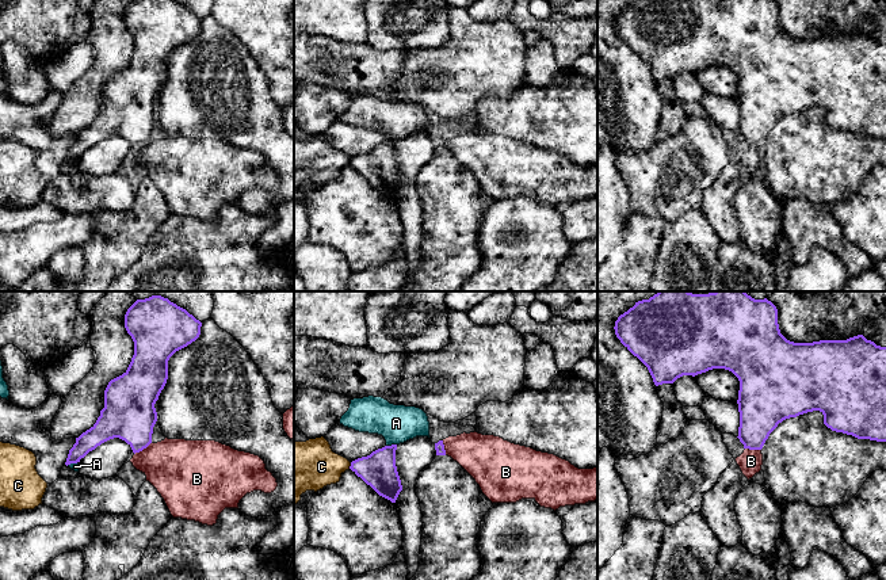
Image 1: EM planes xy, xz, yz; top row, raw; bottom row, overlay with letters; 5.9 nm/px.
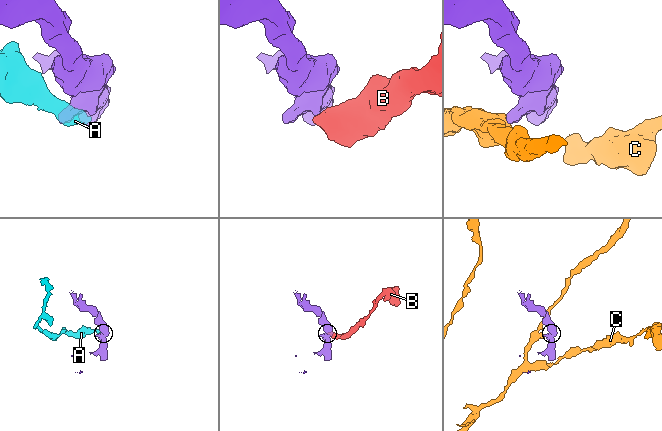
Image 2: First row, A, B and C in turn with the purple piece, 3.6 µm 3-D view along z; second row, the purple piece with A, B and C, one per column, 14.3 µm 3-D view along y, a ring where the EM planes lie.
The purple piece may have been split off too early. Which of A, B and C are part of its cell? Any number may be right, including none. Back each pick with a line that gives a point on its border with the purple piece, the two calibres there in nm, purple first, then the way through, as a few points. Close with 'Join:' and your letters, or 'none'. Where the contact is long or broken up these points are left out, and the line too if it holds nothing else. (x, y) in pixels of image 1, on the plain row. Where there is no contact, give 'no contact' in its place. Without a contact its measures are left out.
Join: none

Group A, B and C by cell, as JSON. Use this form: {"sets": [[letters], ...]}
{"sets": [["A", "B"], ["C"]]}

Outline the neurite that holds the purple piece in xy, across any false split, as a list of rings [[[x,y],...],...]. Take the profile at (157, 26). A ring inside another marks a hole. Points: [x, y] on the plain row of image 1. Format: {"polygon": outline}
{"polygon": [[[133,0],[125,11],[125,24],[134,38],[134,51],[127,66],[111,76],[104,87],[104,104],[96,119],[76,134],[65,161],[77,160],[102,140],[119,134],[140,149],[152,140],[157,118],[156,98],[168,76],[168,57],[179,46],[195,38],[202,19],[176,0]]]}

